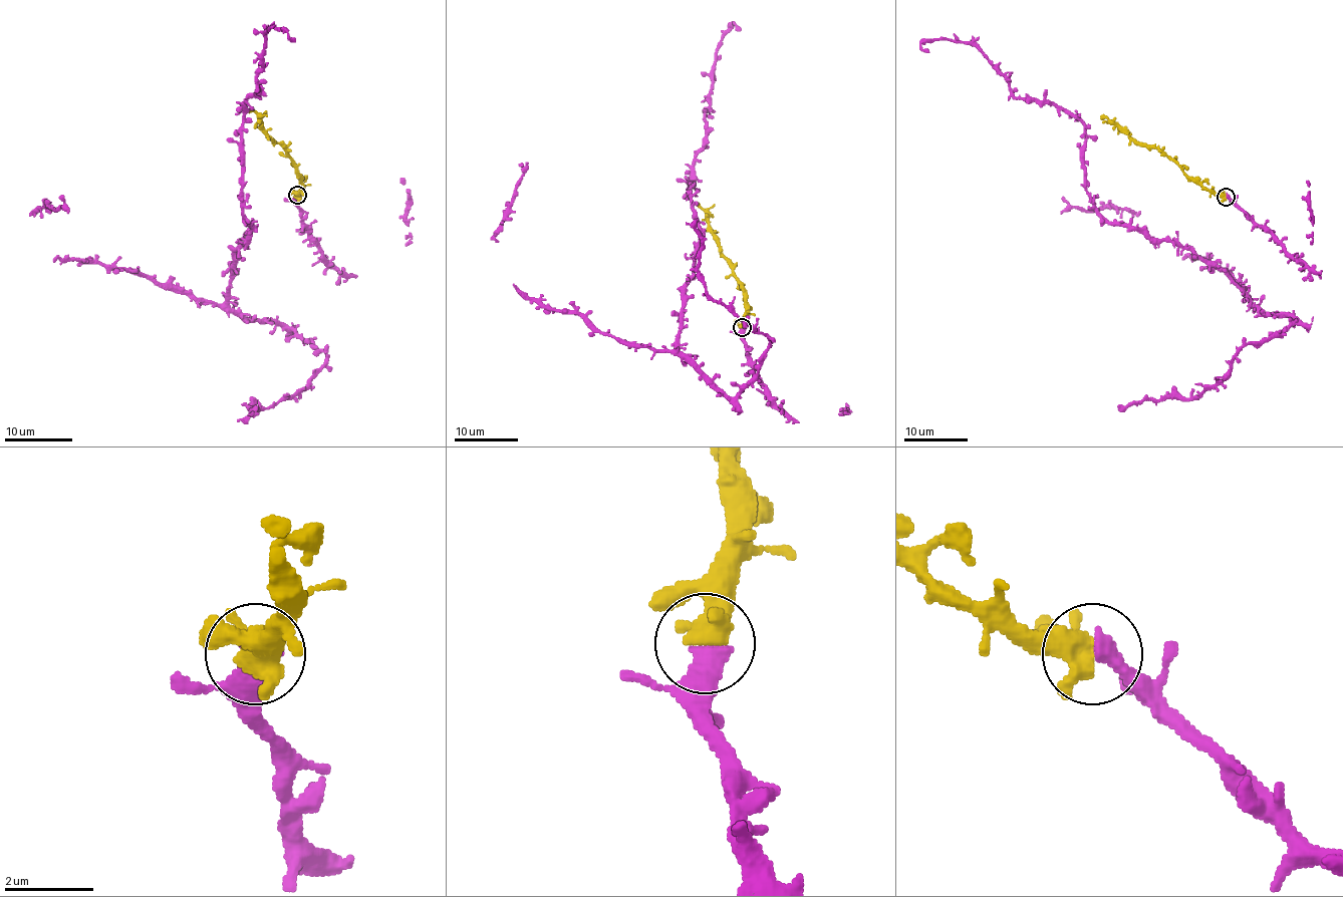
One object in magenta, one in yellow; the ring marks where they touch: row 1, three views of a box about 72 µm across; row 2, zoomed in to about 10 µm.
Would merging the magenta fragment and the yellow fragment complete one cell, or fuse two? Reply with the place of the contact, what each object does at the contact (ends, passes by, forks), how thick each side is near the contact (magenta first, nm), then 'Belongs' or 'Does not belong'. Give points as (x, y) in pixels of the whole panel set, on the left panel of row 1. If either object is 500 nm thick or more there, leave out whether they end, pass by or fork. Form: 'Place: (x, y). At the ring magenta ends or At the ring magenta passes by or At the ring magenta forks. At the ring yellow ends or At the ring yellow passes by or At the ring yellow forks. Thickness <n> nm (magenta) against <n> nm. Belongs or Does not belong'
Place: (297, 195). Thickness 550 nm (magenta) against 480 nm. Belongs

